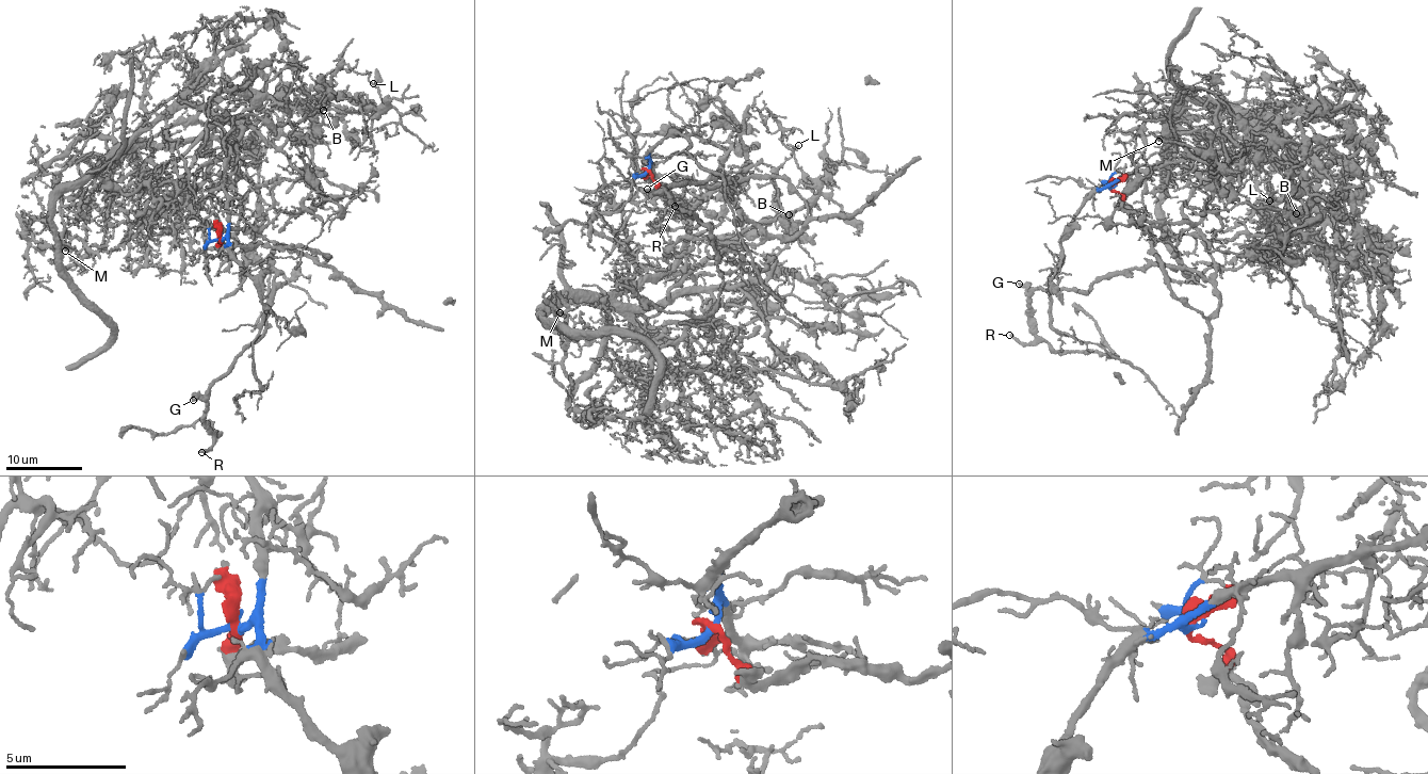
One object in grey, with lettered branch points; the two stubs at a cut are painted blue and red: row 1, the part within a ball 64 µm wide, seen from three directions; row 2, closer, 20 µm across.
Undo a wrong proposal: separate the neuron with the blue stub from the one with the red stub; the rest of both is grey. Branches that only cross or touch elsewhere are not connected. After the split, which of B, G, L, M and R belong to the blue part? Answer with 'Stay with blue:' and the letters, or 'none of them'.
Stay with blue: B, L, M

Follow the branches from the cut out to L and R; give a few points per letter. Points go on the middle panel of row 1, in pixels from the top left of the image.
L: (648, 171), (691, 228), (665, 271), (615, 299), (647, 307), (769, 223), (777, 167), (798, 145)
R: (648, 171), (784, 179), (807, 205), (791, 236), (724, 175), (670, 186), (692, 214), (674, 205)

